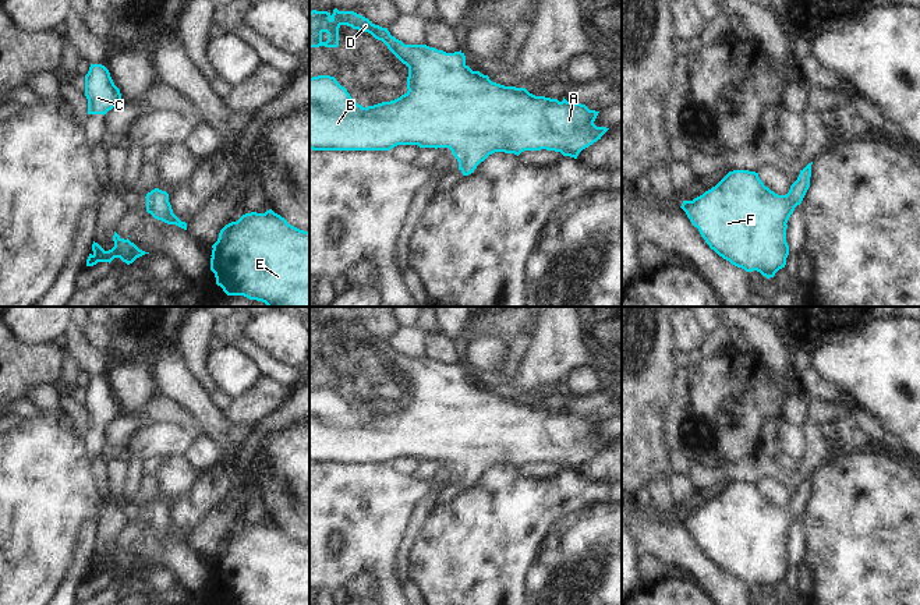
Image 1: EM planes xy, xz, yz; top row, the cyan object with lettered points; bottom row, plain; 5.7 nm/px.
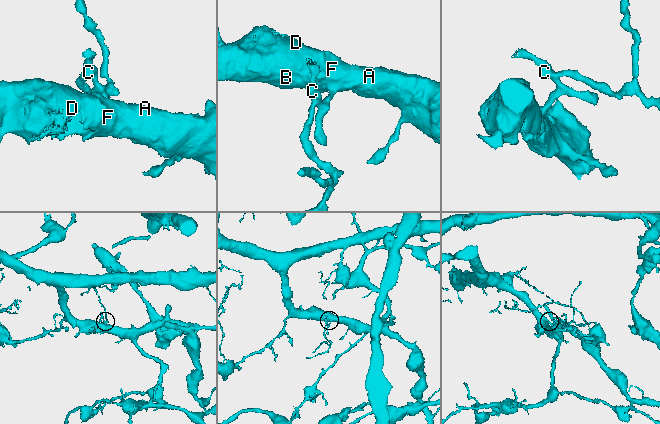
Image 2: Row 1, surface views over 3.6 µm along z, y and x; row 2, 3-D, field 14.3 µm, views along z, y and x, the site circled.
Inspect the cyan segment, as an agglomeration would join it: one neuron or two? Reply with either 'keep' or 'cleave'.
keep

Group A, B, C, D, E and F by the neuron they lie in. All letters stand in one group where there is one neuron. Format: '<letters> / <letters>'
A B C D E F

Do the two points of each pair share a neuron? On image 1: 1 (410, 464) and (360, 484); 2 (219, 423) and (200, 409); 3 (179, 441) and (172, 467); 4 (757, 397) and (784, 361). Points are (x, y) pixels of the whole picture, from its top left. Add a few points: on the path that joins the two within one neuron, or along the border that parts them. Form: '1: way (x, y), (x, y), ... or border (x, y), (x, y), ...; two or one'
1: border (389, 463), (397, 471), (410, 476); two
2: way (215, 423), (204, 413); one
3: border (167, 456), (181, 457); two
4: border (750, 347), (770, 372); two

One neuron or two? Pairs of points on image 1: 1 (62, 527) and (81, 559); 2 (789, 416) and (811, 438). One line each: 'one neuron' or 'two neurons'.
1: two neurons
2: two neurons

